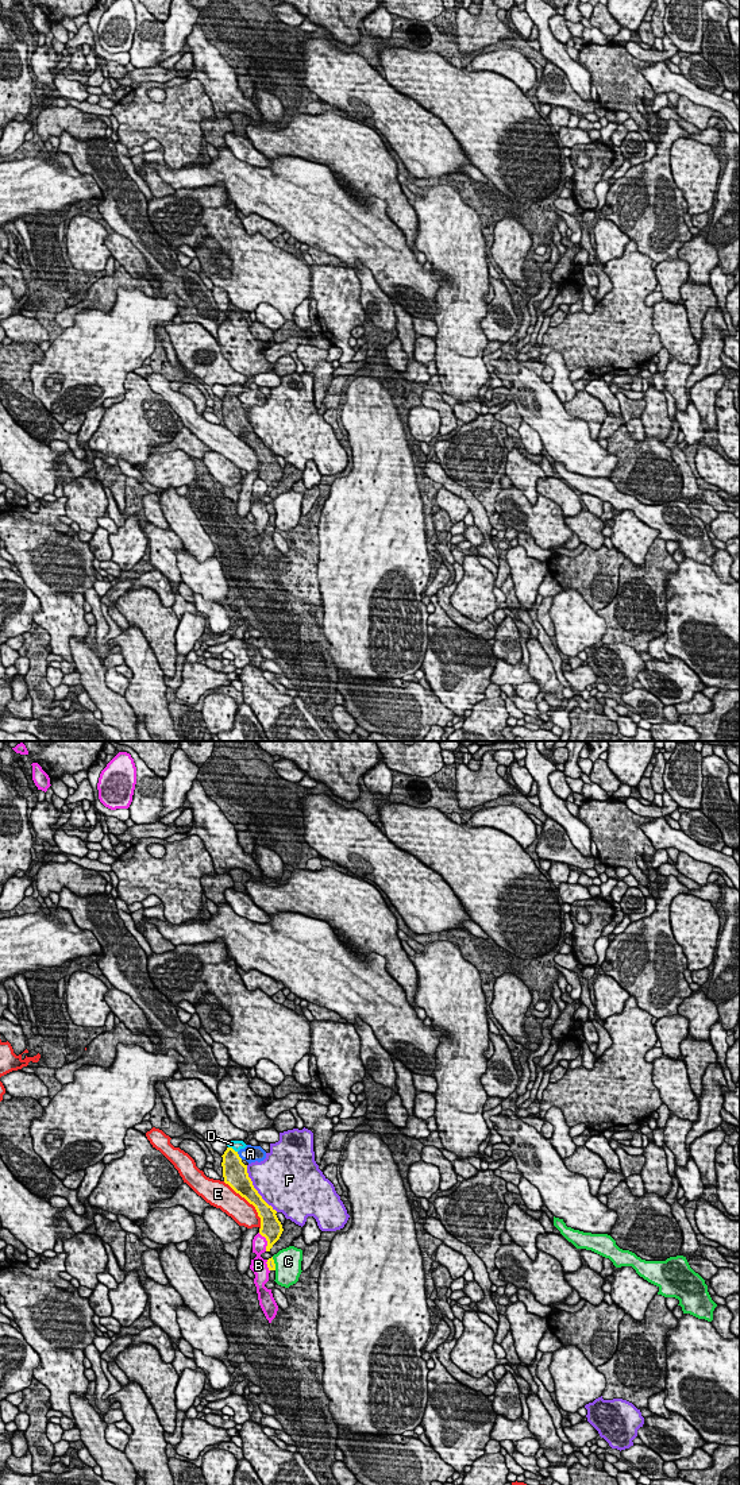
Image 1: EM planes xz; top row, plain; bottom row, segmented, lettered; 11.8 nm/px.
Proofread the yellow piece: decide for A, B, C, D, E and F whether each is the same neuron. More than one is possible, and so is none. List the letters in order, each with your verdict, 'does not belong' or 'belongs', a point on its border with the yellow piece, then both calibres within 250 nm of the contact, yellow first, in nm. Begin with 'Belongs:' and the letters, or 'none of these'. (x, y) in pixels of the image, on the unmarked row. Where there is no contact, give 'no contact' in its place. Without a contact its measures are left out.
Belongs: D
A: does not belong; meets yellow in xz at (238, 400); 300 nm thick on the yellow side, 190 nm on the other
B: does not belong; meets yellow in xz at (266, 483); 260 nm thick on the yellow side, 170 nm on the other
C: does not belong; meets yellow in xz at (274, 508); 100 nm thick on the yellow side, 320 nm on the other
D: belongs; meets yellow in xz at (231, 392); 260 nm thick on the yellow side, 130 nm on the other
E: does not belong; meets yellow in xz at (250, 447); 240 nm thick on the yellow side, 280 nm on the other
F: does not belong; meets yellow in xz at (255, 434); 260 nm thick on the yellow side, 480 nm on the other

